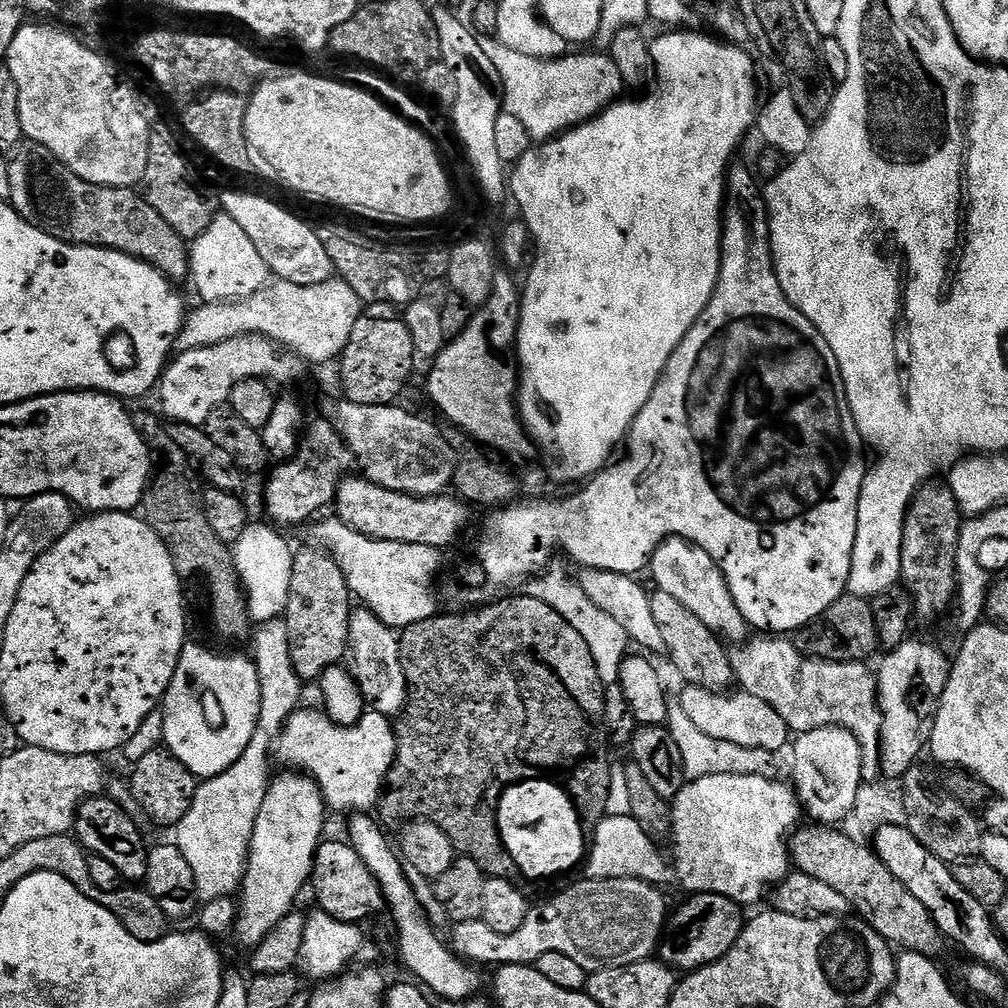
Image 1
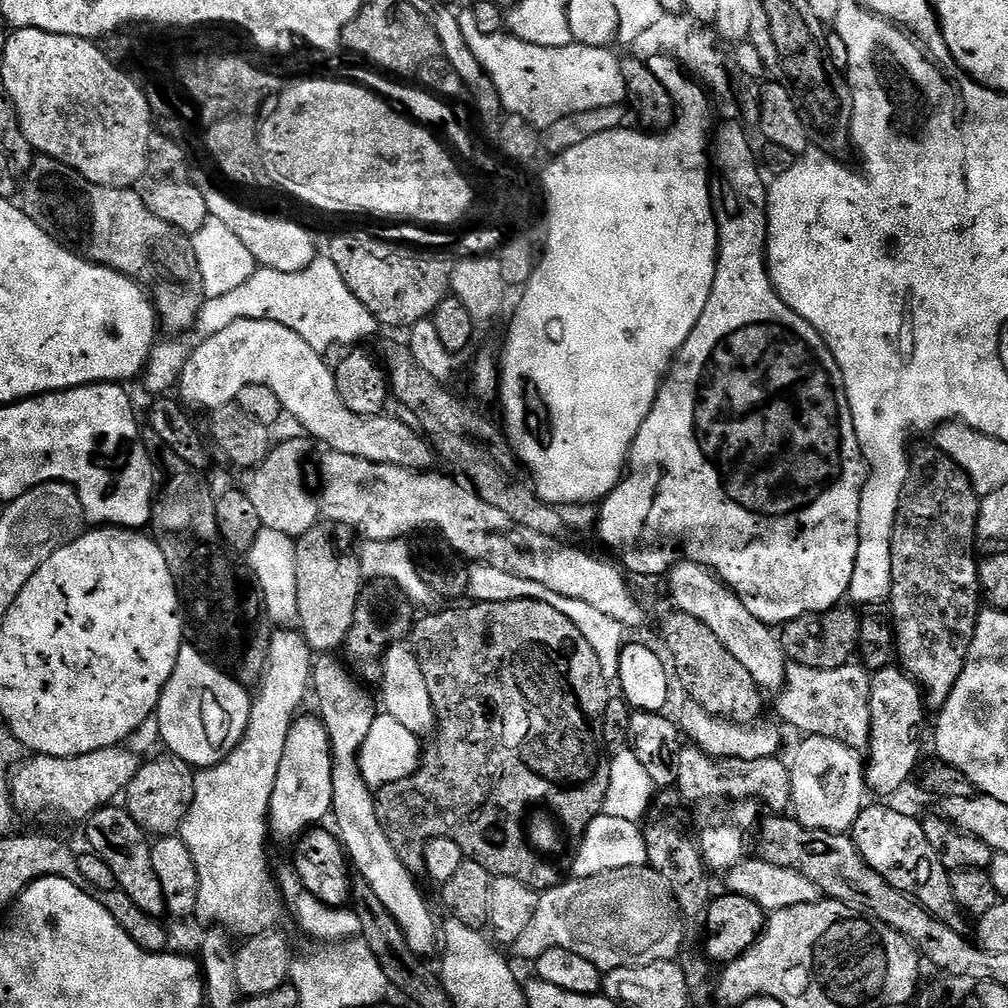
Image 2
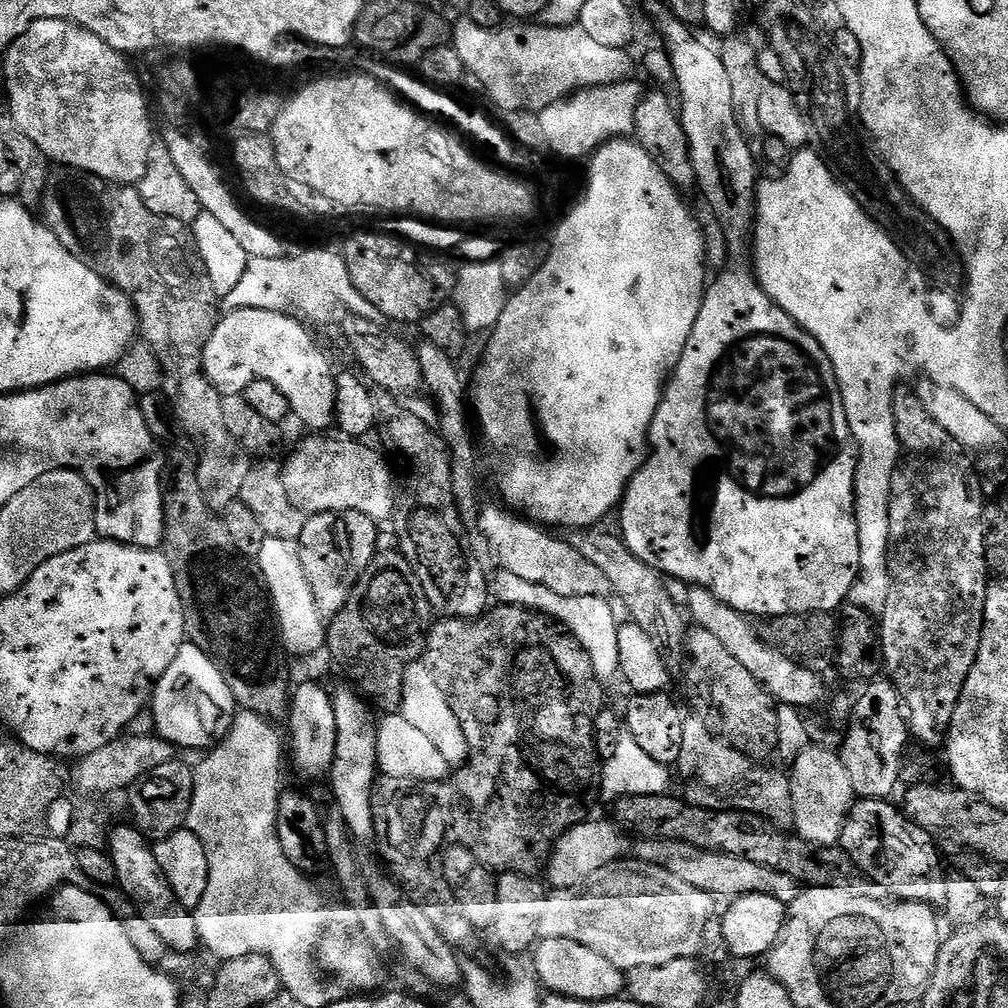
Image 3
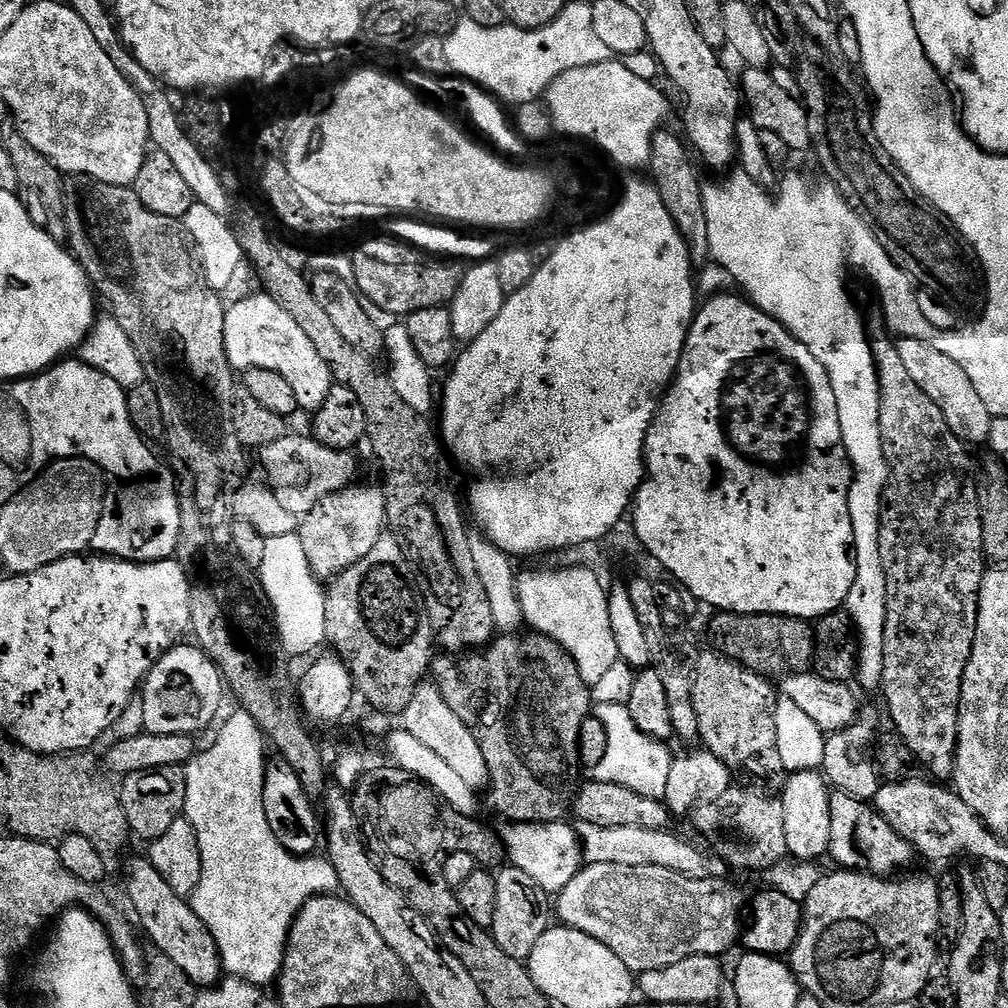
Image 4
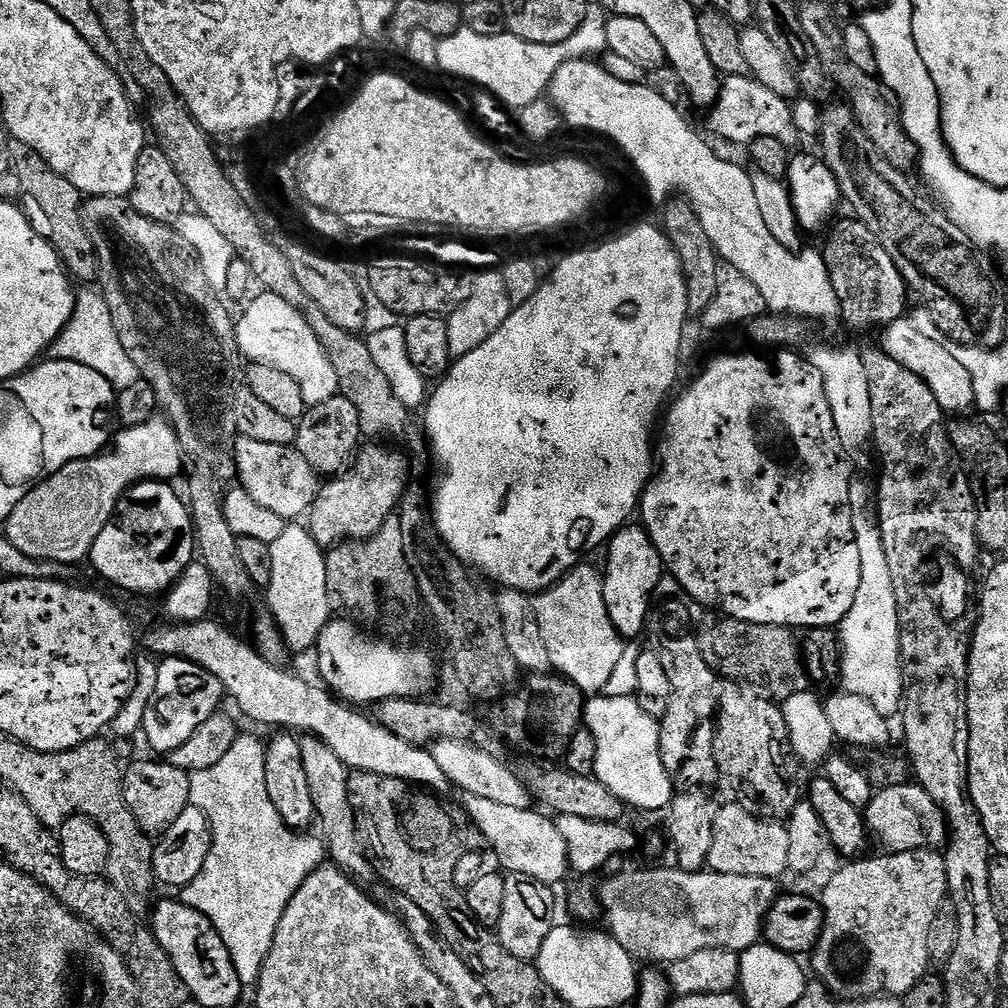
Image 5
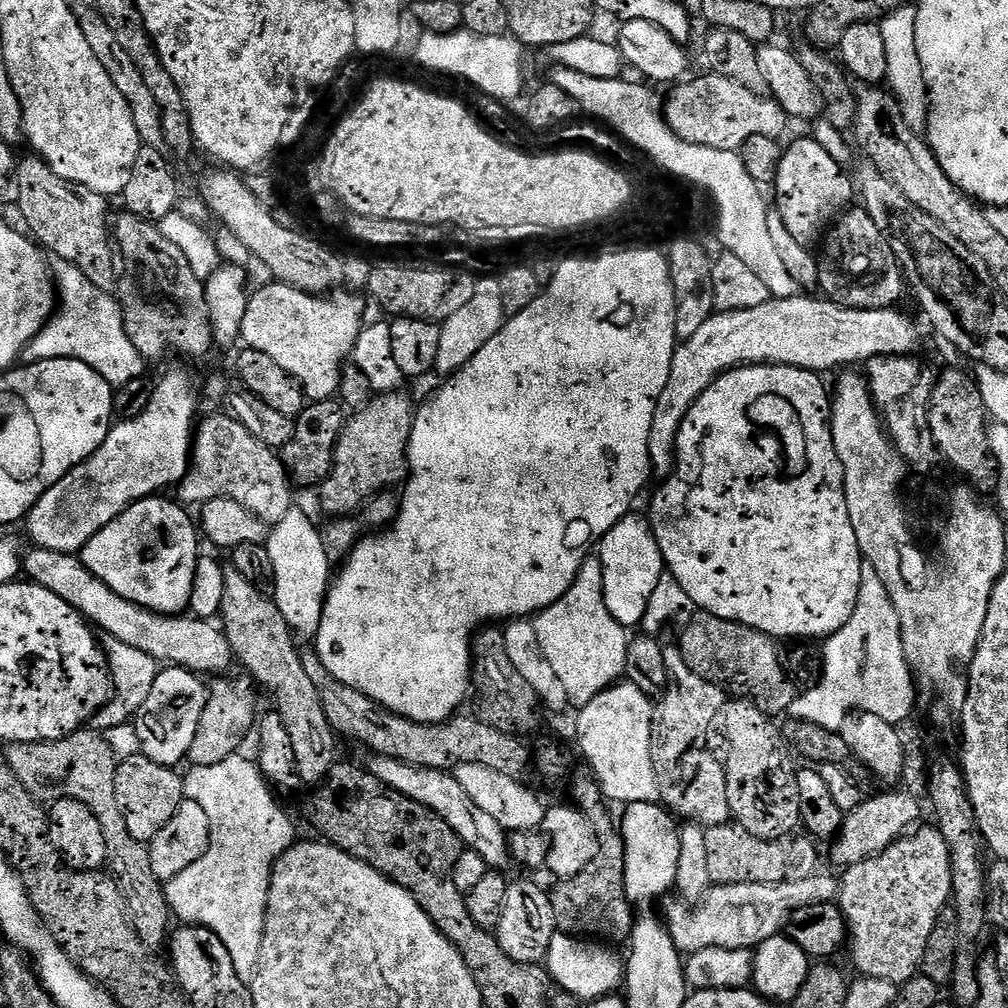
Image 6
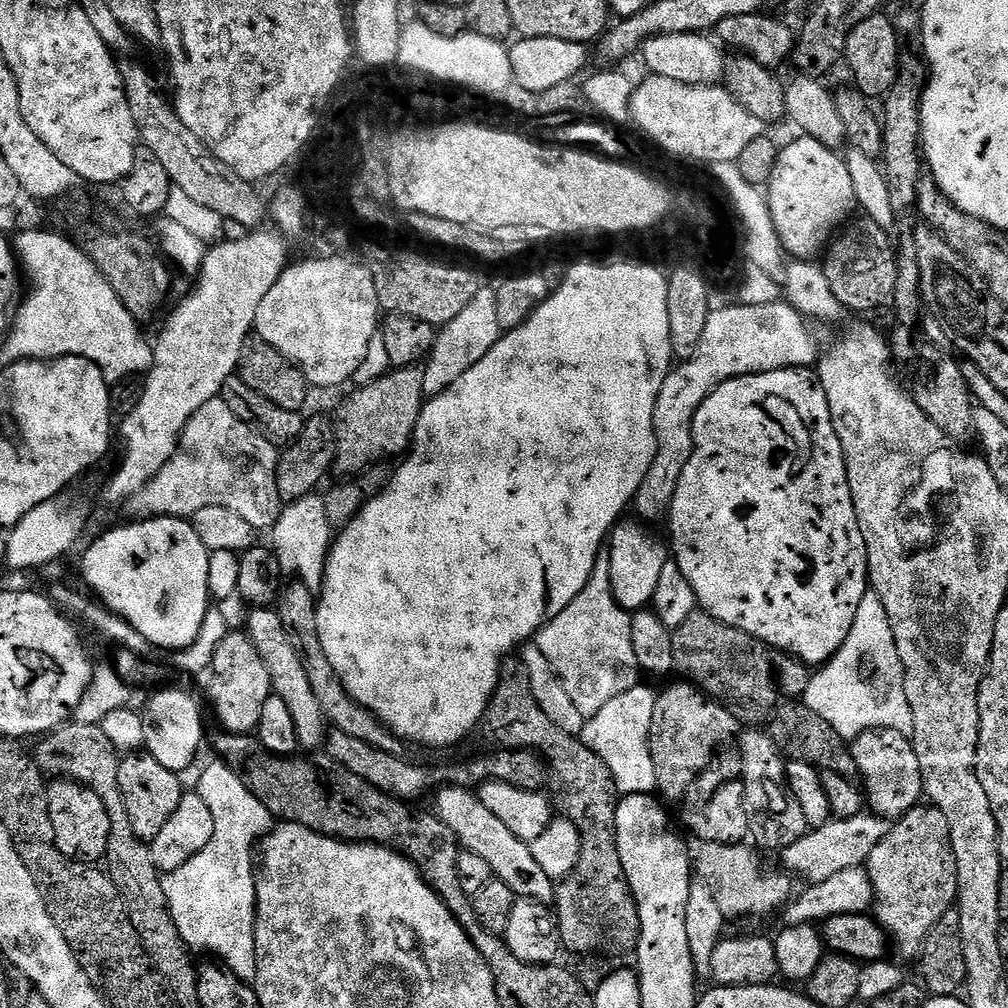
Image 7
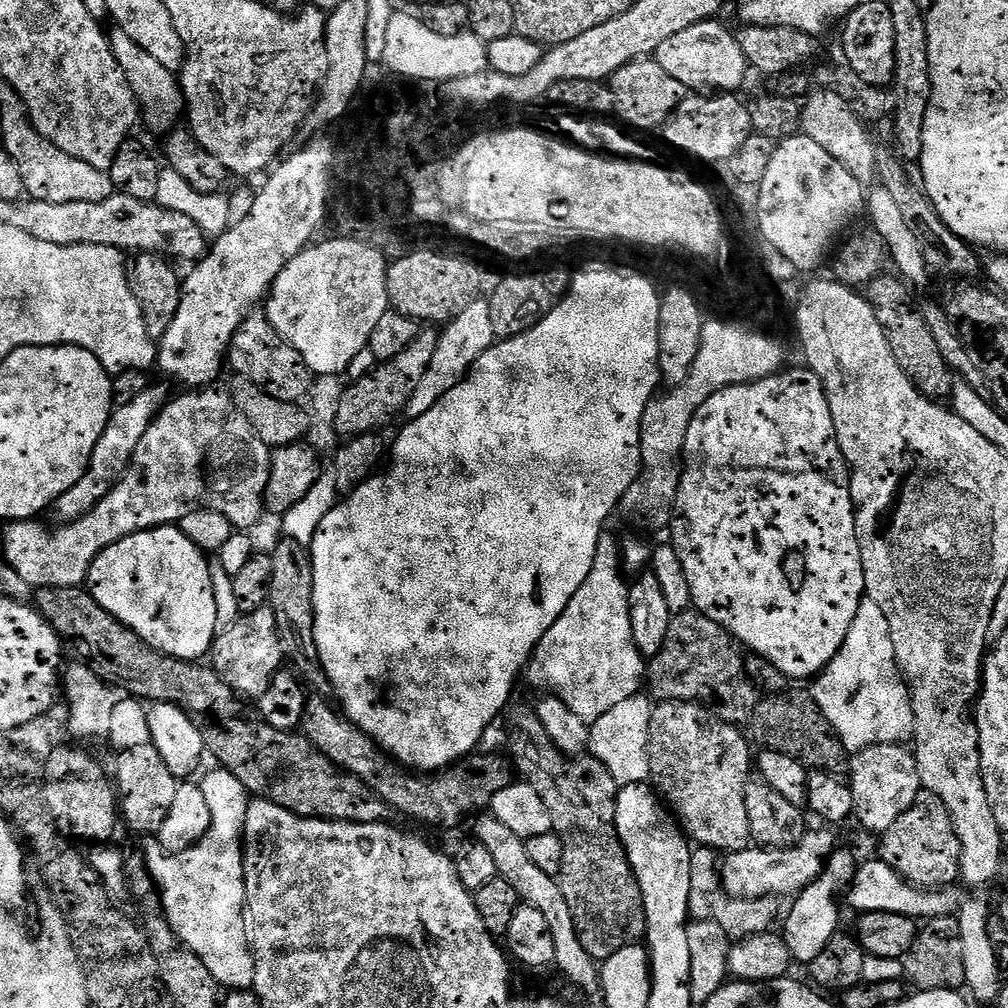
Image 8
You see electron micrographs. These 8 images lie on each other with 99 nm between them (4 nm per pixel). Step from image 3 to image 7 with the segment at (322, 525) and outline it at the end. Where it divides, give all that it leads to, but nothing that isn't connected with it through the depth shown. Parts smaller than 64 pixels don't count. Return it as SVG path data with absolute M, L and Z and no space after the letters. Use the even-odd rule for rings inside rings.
M420 366L392 368L369 384L352 388L353 392L340 404L334 415L336 429L335 471L351 478L367 468L388 462L391 456L400 458L409 451L412 435L418 426L420 412L426 403L424 369Z

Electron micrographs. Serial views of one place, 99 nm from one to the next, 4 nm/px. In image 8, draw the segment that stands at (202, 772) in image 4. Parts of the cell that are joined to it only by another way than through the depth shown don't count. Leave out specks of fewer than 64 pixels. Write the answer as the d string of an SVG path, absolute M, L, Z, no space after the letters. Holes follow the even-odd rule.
M213 767L213 772L205 771L204 780L199 781L202 794L206 794L206 803L210 806L210 830L206 830L199 842L190 846L177 856L167 855L159 850L147 853L146 859L152 874L152 879L158 885L160 903L163 915L168 924L176 931L181 945L189 948L214 974L217 985L228 990L248 990L254 982L254 966L256 959L252 957L252 948L246 938L246 926L244 925L244 823L246 822L246 810L248 809L249 793L244 791L242 782L234 778L225 768Z

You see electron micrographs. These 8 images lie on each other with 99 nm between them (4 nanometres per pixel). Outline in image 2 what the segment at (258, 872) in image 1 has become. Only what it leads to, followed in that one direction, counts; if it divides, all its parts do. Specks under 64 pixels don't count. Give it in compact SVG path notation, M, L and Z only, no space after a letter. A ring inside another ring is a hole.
M315 715L292 721L292 729L286 738L286 750L282 750L282 766L278 766L278 778L274 782L274 794L268 807L268 827L273 841L295 841L310 828L315 828L332 810L332 744L324 729L324 723Z

